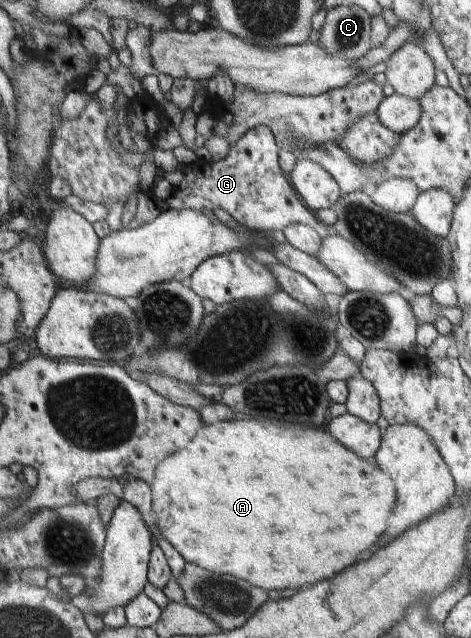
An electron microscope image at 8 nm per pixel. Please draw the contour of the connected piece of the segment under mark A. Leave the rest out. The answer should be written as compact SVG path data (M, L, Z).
M245 417L241 421L220 421L205 425L202 430L186 445L177 450L162 463L163 472L158 473L151 485L153 491L153 511L157 517L157 529L161 535L181 553L184 560L194 563L200 568L223 577L239 578L252 585L264 589L300 589L306 585L316 585L322 579L328 579L348 565L354 565L358 557L368 551L376 541L380 541L389 529L389 520L397 509L397 485L389 472L384 472L377 467L376 459L364 460L355 455L344 444L337 441L327 429L317 426L290 424L281 421L258 421Z

